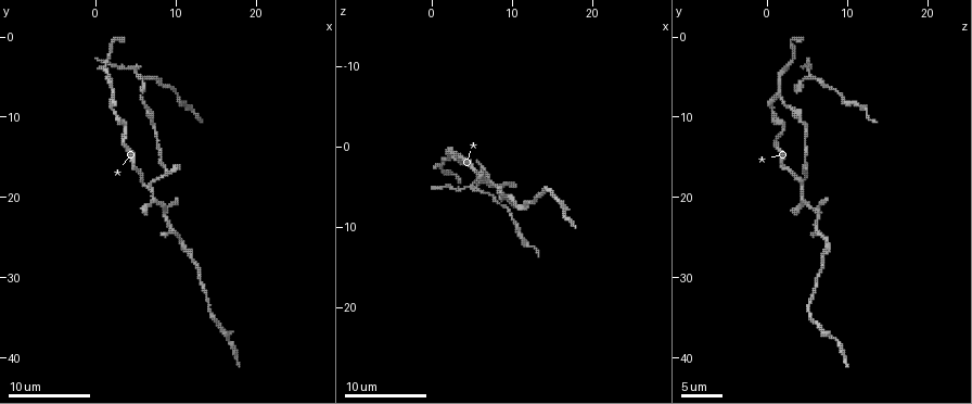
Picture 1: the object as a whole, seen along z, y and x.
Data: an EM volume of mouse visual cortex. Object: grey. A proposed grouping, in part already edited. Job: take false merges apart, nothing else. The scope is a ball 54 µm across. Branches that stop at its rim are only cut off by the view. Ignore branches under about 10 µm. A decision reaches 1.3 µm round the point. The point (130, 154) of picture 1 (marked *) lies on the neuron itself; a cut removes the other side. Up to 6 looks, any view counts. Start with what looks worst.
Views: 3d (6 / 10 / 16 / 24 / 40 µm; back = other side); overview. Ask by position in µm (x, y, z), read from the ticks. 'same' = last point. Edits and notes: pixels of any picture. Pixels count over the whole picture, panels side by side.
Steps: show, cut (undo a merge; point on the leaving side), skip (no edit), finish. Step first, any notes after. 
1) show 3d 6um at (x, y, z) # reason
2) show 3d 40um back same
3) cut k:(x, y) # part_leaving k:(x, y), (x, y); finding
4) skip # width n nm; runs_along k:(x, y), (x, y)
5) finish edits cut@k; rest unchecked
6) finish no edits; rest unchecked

show 3d 10um at (3.5, 11.5, 2.0) # sudden change in width

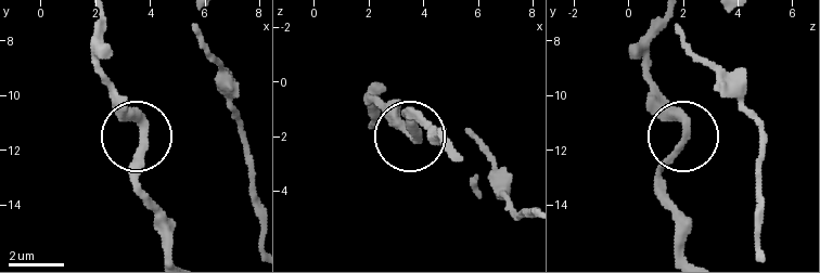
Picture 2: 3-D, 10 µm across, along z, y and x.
show 3d 10um back at (3.7, 11.4, 2.1)

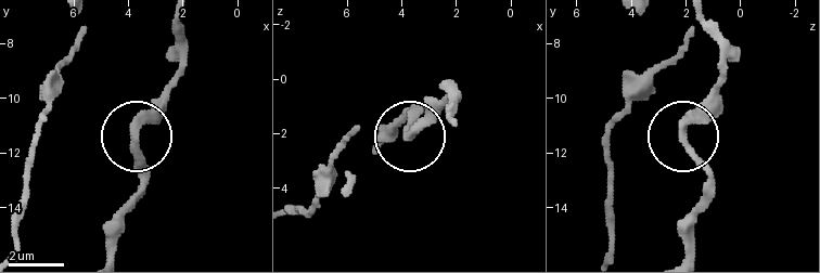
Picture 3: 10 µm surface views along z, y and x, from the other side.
skip # runs_along 3:(392, 131), (412, 111), (412, 135), (446, 99); one neuron here

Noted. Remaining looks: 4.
show 3d 6um at (6.5, 18.5, 4.5) # a fork

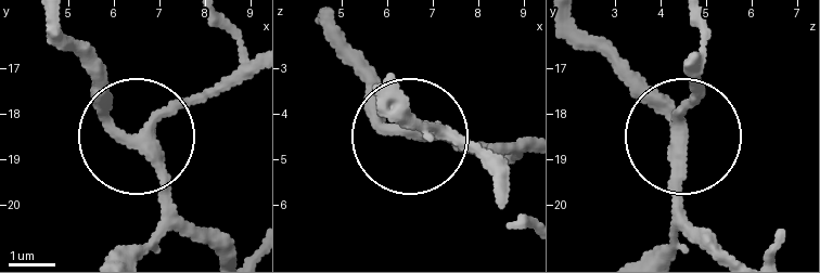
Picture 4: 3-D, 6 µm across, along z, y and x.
skip # side_arm 15 um; runs_along 4:(50, 23), (131, 134), (190, 107), (244, 61); one neuron here

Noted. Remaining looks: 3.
show 3d 6um at (10.0, 25.0, 7.0) # three-way junction

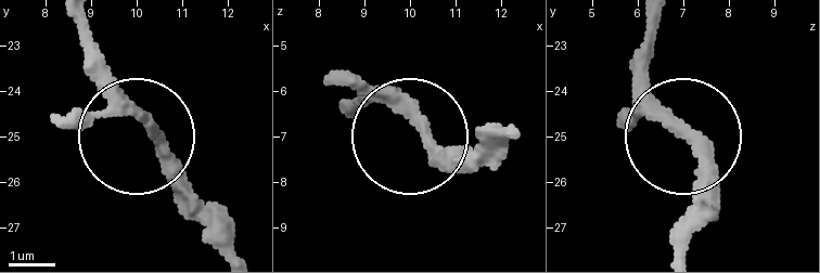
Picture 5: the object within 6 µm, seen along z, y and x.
skip # arms 3; runs_along 5:(650, 17), (654, 100), (692, 146), (716, 212); one neuron here

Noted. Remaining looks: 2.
finish no edits; rest unchecked

